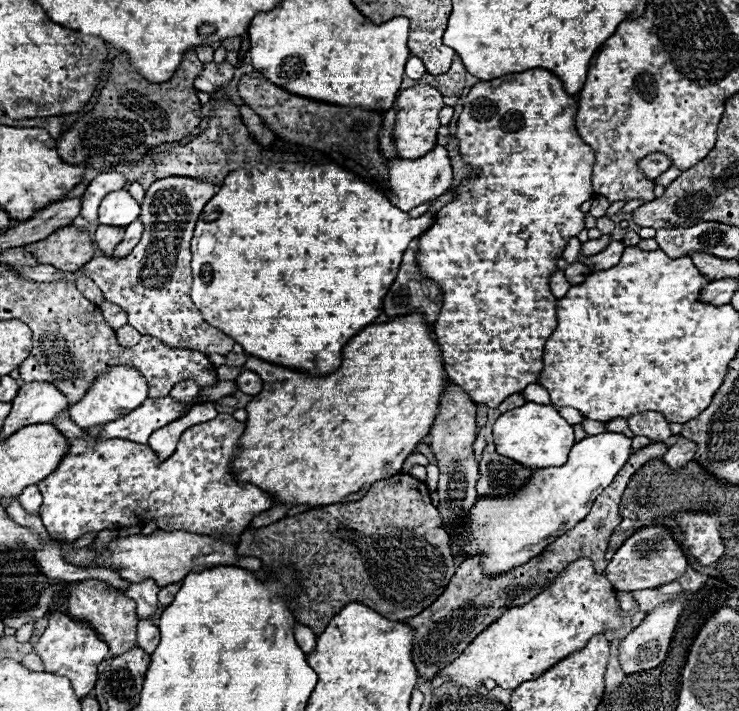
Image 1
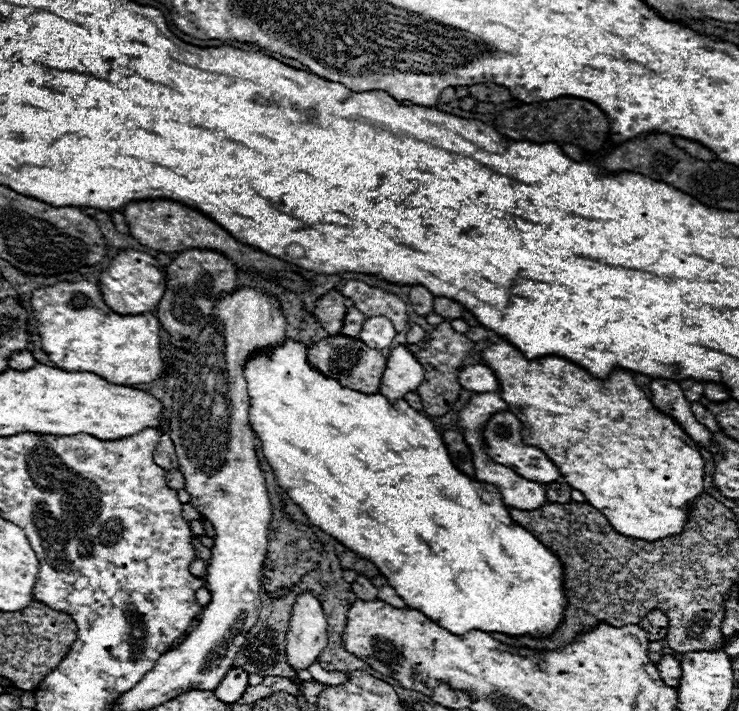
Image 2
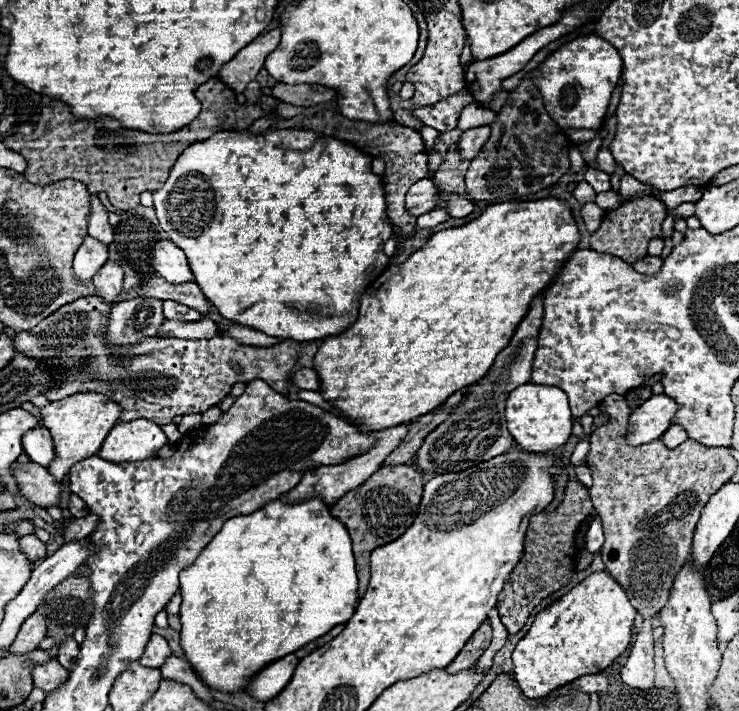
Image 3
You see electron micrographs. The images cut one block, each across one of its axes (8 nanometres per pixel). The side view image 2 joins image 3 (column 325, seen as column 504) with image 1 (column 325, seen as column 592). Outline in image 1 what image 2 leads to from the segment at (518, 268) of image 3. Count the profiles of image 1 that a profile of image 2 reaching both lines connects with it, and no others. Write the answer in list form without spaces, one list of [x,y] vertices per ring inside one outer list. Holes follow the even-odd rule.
[[[406,314],[402,318],[394,318],[386,324],[372,324],[366,326],[358,336],[354,336],[342,350],[342,364],[336,372],[324,376],[324,378],[314,378],[314,376],[306,376],[302,372],[296,370],[288,370],[276,364],[268,364],[262,362],[258,358],[248,358],[246,368],[258,372],[258,376],[262,376],[262,392],[258,396],[254,396],[248,406],[248,420],[246,420],[246,428],[244,434],[240,438],[240,452],[236,456],[236,460],[232,460],[230,468],[234,470],[232,474],[236,476],[236,480],[240,484],[254,484],[260,490],[266,490],[276,504],[302,504],[308,508],[318,508],[318,506],[330,506],[330,504],[346,504],[346,502],[358,502],[368,488],[384,478],[390,478],[394,474],[398,474],[402,470],[404,460],[414,452],[416,444],[428,434],[434,418],[436,418],[436,410],[438,410],[438,400],[442,396],[442,390],[446,388],[446,372],[442,366],[442,354],[440,348],[434,340],[434,334],[430,332],[430,326],[422,320],[422,314]]]

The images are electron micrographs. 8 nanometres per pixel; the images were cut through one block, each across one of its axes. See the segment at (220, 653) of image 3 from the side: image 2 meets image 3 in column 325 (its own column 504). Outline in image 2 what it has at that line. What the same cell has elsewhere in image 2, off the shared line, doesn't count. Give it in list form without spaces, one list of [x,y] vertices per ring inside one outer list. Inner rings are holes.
[[[294,340],[284,342],[272,358],[266,358],[264,354],[256,356],[248,368],[244,368],[244,374],[248,376],[248,390],[252,392],[252,408],[250,408],[250,420],[254,426],[254,432],[258,434],[262,442],[262,450],[270,466],[274,468],[278,484],[286,490],[292,502],[296,502],[302,512],[308,516],[312,524],[322,528],[322,532],[328,532],[332,538],[342,542],[348,550],[356,552],[360,558],[370,560],[388,580],[388,584],[396,590],[396,594],[406,602],[408,608],[420,610],[424,616],[428,616],[432,622],[436,622],[440,628],[446,628],[452,634],[466,634],[470,630],[482,630],[482,632],[500,632],[508,636],[534,636],[534,638],[548,638],[558,630],[560,620],[564,618],[564,610],[568,606],[568,596],[564,590],[564,566],[562,562],[540,542],[536,540],[528,530],[514,524],[508,516],[508,506],[502,502],[502,497],[496,487],[486,482],[472,480],[464,472],[460,472],[446,450],[446,444],[442,436],[436,432],[434,424],[424,418],[420,412],[408,406],[406,400],[398,400],[394,406],[380,394],[376,396],[364,396],[362,392],[352,392],[348,388],[342,388],[338,380],[328,380],[320,376],[310,364],[306,364],[306,346]],[[366,500],[370,500],[372,508],[366,508]],[[364,504],[364,506],[362,506]]]

